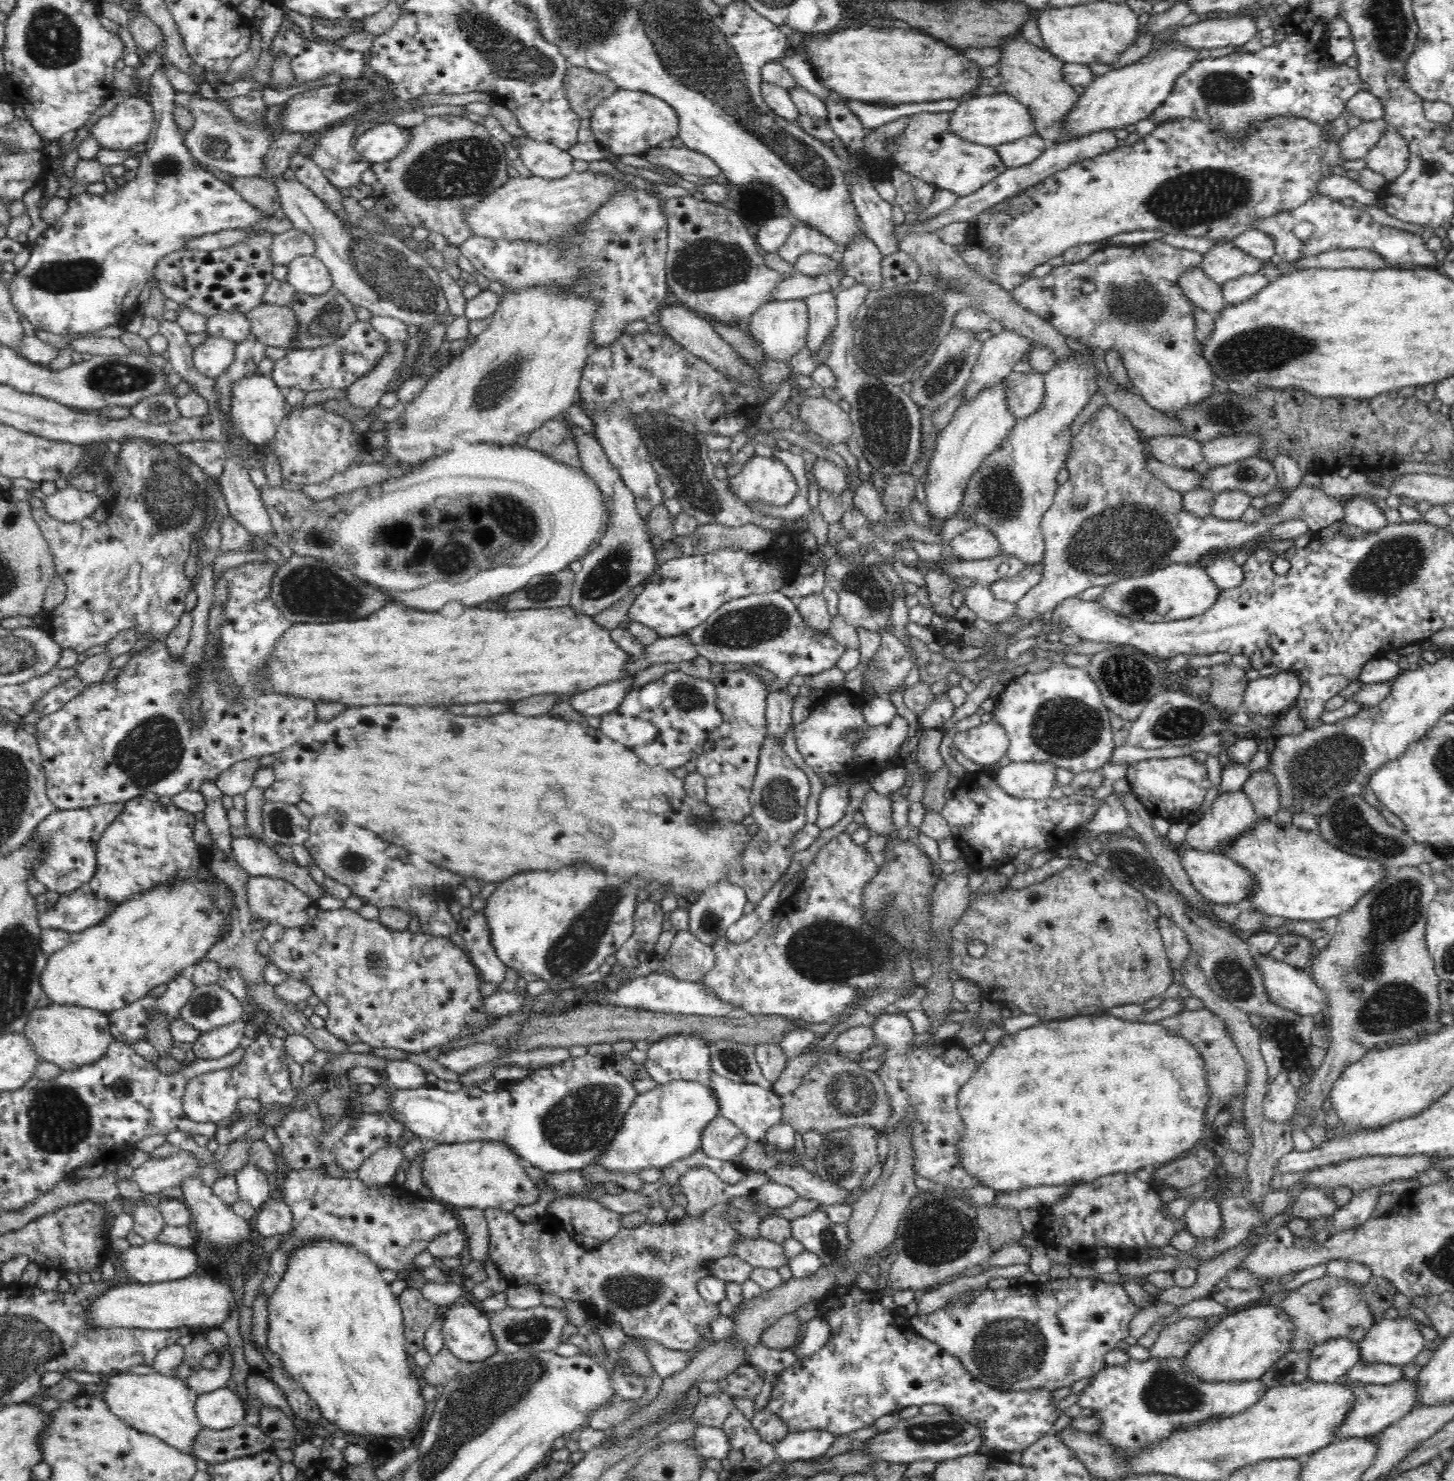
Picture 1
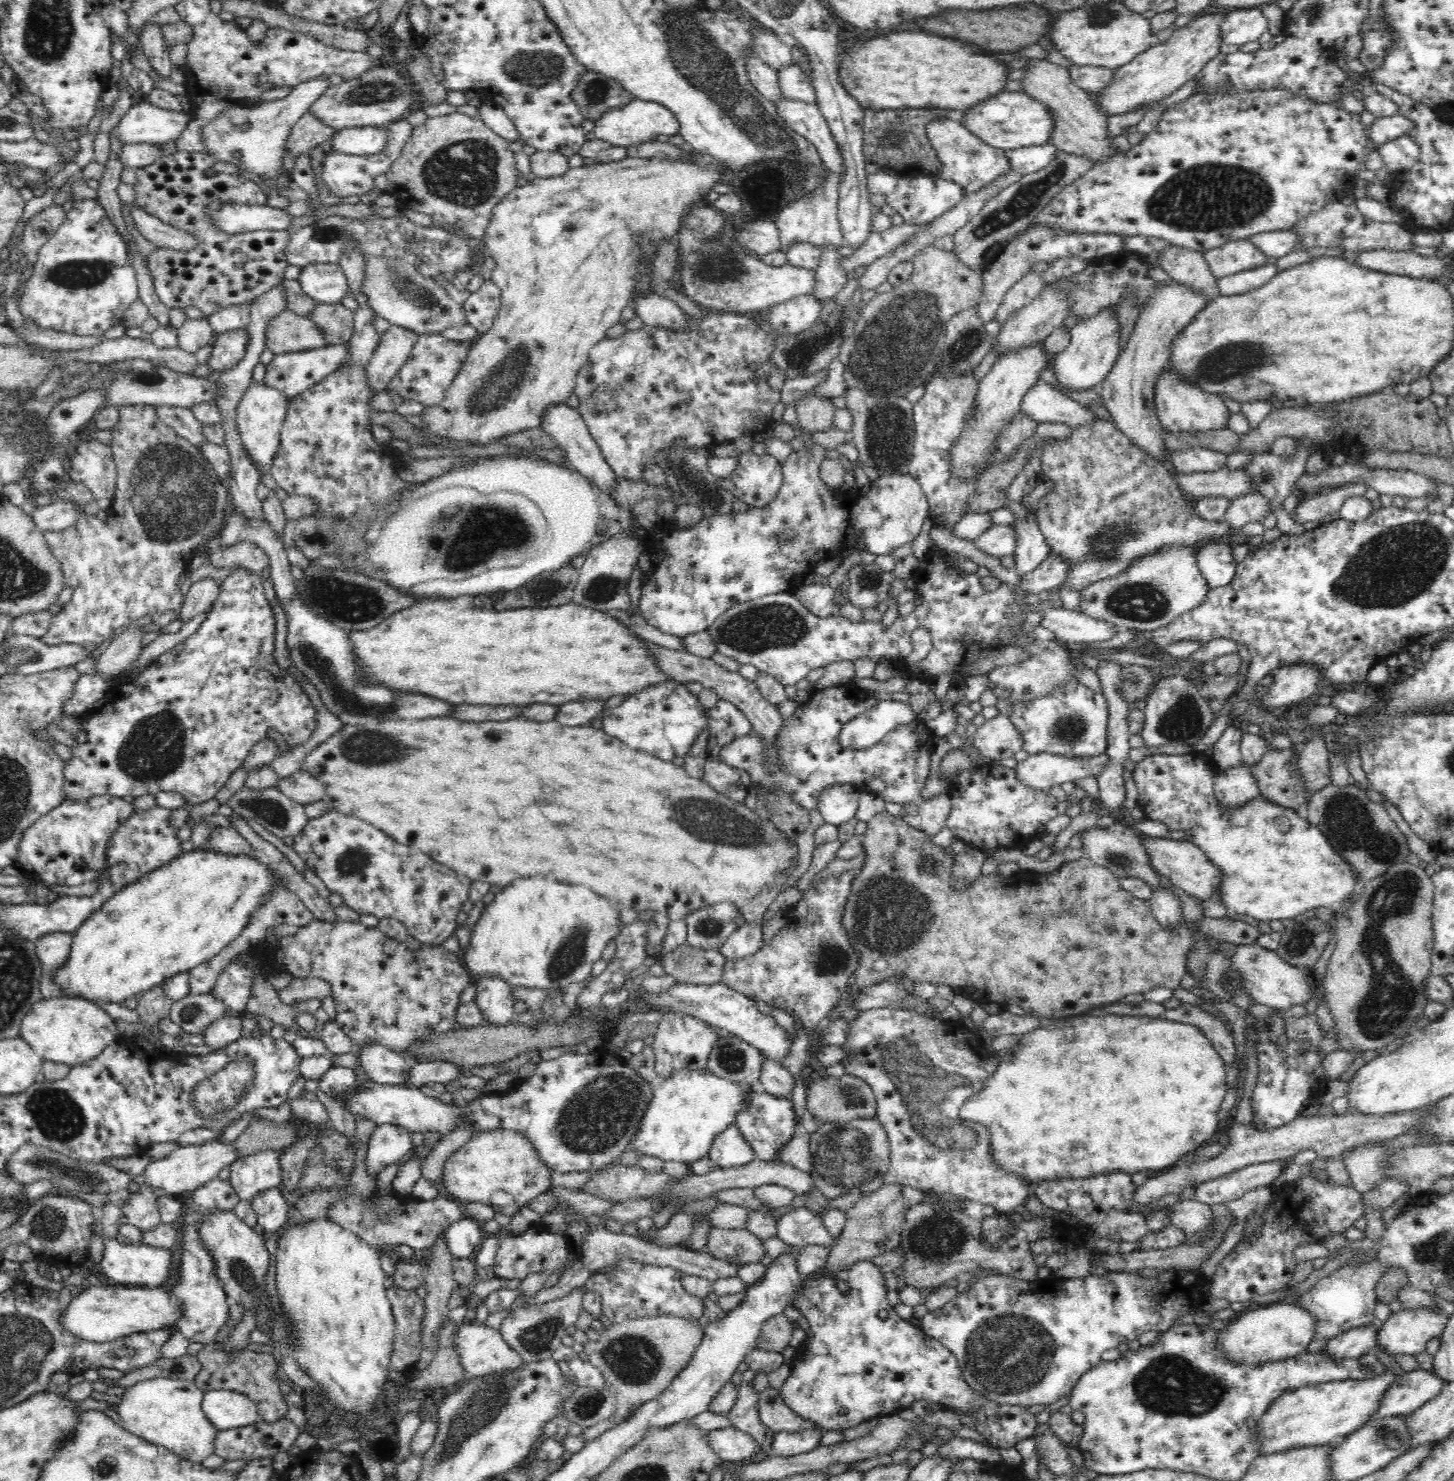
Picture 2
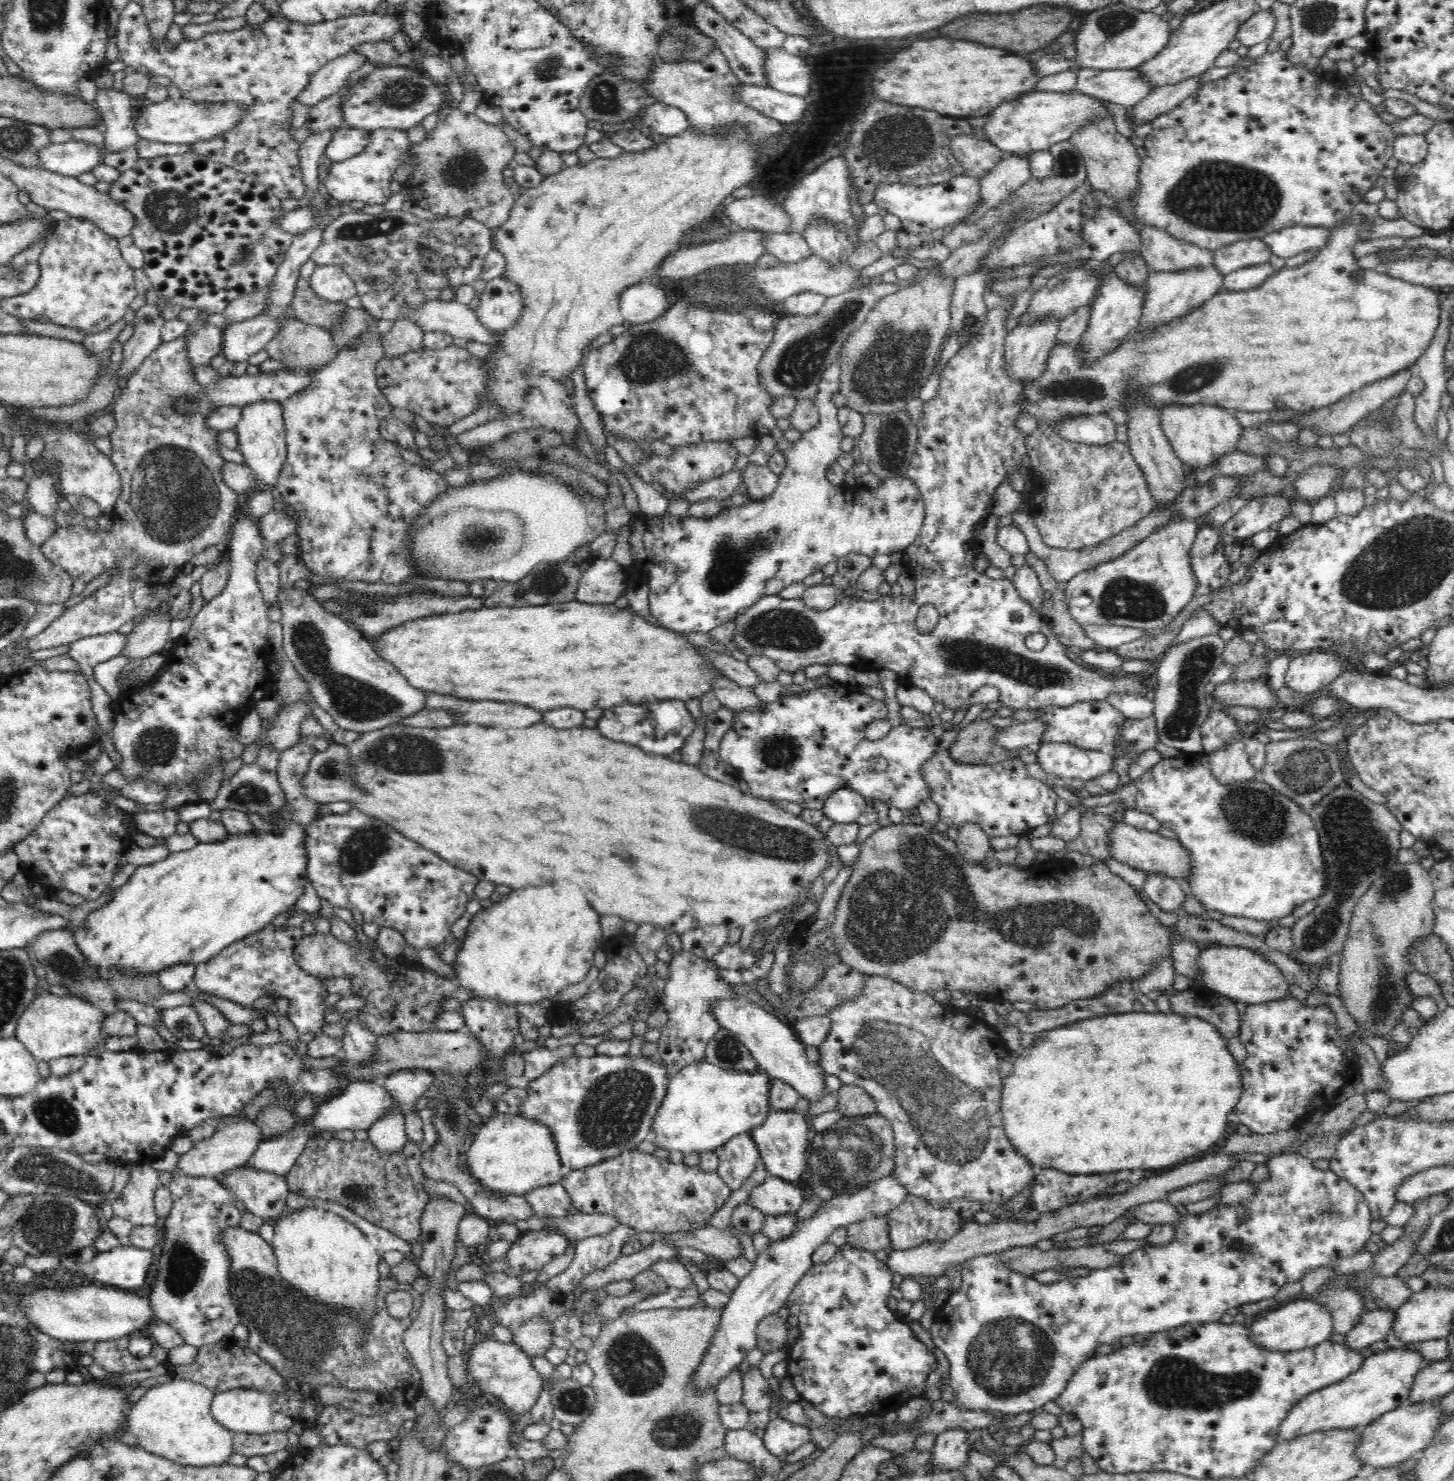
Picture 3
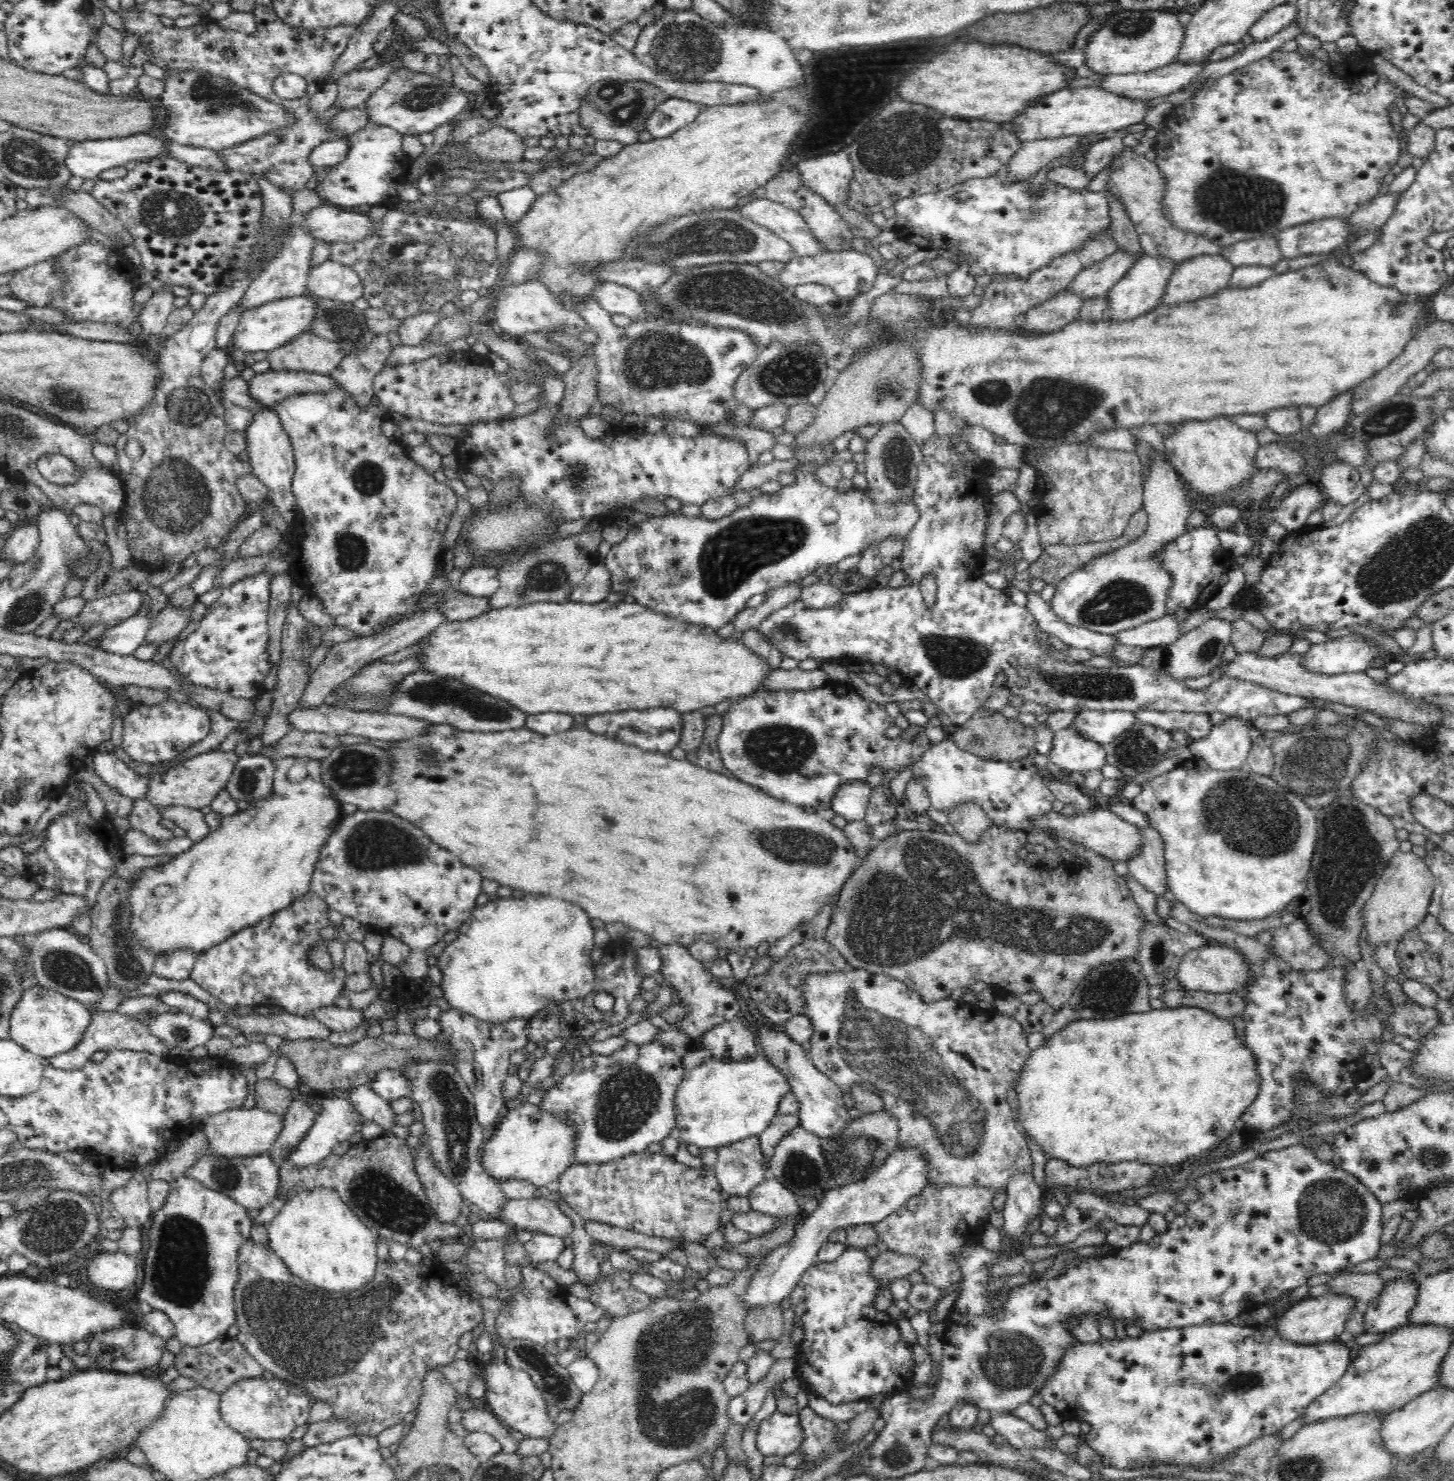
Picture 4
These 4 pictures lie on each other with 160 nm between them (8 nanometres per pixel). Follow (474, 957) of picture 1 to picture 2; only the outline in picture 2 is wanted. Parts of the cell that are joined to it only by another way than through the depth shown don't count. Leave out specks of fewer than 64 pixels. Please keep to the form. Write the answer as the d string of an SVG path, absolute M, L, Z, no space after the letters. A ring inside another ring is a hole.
M488 978L477 982L477 992L473 1002L484 1015L484 1025L493 1027L512 1023L516 1017L514 1011L512 987L500 978Z

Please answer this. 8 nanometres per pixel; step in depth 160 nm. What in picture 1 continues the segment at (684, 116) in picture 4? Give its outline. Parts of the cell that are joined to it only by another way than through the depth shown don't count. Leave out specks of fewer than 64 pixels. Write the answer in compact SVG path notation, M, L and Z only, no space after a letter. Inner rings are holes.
M620 88L614 96L598 105L589 118L595 140L606 145L616 156L639 155L644 150L656 147L662 140L679 136L679 118L670 105L646 92Z

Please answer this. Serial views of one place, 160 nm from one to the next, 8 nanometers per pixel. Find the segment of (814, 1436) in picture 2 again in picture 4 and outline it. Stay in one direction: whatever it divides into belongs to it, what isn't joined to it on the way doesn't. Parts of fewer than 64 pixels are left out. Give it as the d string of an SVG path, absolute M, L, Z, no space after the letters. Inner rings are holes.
M775 1411L760 1422L757 1431L756 1447L763 1457L786 1457L802 1444L799 1415Z

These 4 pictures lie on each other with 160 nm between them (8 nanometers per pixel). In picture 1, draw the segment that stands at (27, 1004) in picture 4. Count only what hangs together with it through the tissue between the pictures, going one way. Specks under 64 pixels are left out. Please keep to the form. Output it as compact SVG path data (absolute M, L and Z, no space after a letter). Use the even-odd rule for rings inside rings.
M54 1002L32 1010L23 1033L31 1040L40 1061L56 1064L62 1071L94 1064L102 1059L109 1044L115 1041L107 1013L75 1004Z

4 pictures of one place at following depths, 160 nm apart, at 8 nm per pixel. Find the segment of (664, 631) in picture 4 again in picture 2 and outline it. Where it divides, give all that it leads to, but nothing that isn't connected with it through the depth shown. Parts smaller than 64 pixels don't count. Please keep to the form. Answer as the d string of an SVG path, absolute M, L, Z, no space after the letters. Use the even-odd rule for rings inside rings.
M462 594L462 596L449 599L422 598L419 603L410 605L410 608L395 612L390 616L390 620L384 620L382 624L378 624L378 628L360 630L360 632L352 631L349 635L354 642L356 654L360 656L360 660L364 664L365 678L369 682L384 684L384 686L388 686L392 690L398 690L398 692L408 688L410 692L428 694L428 696L434 696L434 698L440 698L440 700L446 700L446 702L452 702L452 704L466 702L466 704L492 704L492 706L498 706L498 704L534 704L534 702L556 706L556 704L564 704L564 702L570 702L570 700L608 700L612 696L629 697L642 689L664 684L668 681L676 681L658 666L655 654L647 646L648 642L646 641L646 644L644 644L634 630L630 632L624 623L618 622L618 619L613 617L611 612L602 612L576 603L564 604L564 606L548 606L548 608L518 608L518 610L488 612L488 610L480 610L480 608L466 608L471 606L471 597L470 594Z

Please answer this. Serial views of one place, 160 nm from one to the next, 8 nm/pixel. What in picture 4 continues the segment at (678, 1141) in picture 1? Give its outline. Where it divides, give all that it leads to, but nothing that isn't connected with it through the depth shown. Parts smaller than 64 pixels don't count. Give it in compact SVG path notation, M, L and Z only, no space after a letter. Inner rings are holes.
M764 1050L744 1061L713 1057L694 1068L678 1087L675 1134L687 1145L717 1149L759 1135L777 1115L780 1101L792 1093L789 1078L770 1063Z

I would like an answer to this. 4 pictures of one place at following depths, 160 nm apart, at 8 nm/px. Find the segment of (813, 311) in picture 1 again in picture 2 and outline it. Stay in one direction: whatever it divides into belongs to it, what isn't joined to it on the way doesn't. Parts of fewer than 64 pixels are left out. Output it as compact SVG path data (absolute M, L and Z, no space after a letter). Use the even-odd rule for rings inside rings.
M822 244L820 247L820 262L815 271L816 284L813 292L819 302L834 298L848 282L848 272L842 264L846 256L839 253L839 248L833 244Z

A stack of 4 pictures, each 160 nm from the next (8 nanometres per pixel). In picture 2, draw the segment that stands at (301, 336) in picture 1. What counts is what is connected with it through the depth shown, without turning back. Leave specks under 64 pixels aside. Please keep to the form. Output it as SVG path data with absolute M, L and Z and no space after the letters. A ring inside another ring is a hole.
M342 303L316 305L311 319L326 337L328 345L346 345L351 338L355 311Z

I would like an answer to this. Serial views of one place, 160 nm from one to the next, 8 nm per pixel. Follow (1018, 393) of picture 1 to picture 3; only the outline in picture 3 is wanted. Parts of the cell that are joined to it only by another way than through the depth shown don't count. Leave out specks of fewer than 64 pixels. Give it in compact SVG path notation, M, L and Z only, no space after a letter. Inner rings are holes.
M1097 414L1062 421L1056 432L1074 443L1108 446L1117 441L1116 426L1110 415Z

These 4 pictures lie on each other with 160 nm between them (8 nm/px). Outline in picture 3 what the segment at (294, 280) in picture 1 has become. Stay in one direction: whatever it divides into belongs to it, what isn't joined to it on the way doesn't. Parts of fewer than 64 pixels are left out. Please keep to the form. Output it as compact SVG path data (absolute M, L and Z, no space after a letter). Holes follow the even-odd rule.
M336 265L317 266L309 280L312 290L330 302L346 302L357 295L357 288L351 276Z

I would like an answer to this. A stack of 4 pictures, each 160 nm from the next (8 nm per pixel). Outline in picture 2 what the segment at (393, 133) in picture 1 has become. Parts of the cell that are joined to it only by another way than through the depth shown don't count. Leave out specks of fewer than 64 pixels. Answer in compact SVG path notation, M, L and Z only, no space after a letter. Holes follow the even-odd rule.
M344 127L331 138L332 150L348 155L368 156L386 146L387 127Z

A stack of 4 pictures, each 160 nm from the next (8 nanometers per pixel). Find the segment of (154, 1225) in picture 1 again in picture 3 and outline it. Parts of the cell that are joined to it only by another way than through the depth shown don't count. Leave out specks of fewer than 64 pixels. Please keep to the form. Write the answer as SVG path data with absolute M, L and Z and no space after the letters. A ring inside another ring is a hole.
M134 1163L129 1167L126 1185L112 1201L113 1214L128 1220L132 1226L152 1226L159 1217L154 1206L159 1171L151 1163Z

